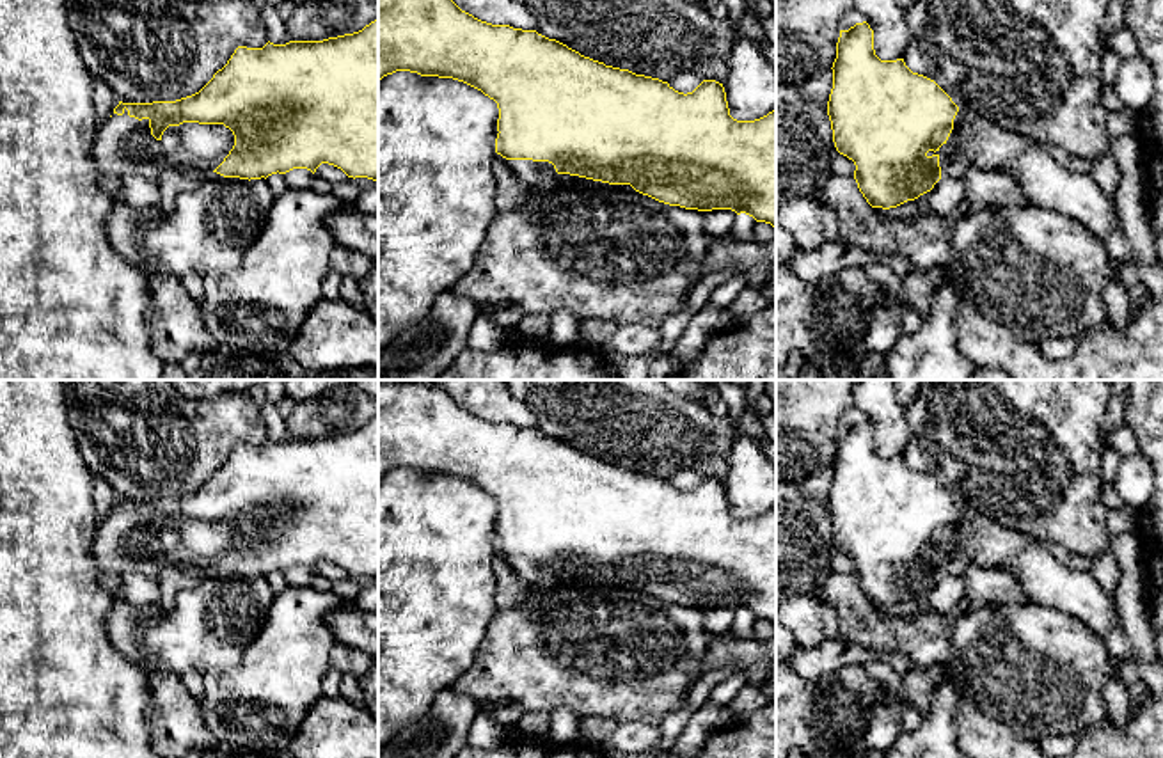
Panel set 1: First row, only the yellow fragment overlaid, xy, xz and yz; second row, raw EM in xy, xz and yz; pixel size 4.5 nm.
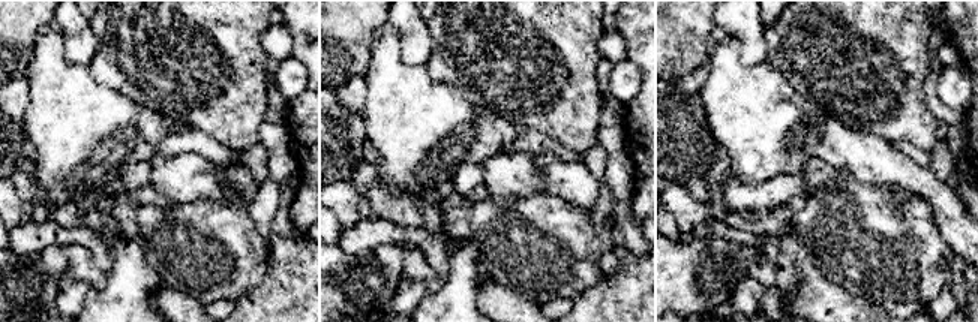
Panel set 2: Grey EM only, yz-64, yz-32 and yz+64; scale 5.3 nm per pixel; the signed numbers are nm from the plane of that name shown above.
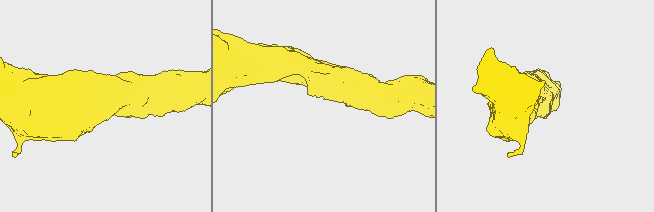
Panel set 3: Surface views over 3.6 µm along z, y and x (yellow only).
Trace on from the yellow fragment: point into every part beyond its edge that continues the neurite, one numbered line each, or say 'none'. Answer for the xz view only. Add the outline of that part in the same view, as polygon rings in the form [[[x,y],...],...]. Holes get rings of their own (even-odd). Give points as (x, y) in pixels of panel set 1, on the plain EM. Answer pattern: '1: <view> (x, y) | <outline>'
1: xz (537, 574) | [[[508,557],[508,563],[520,577],[524,588],[533,591],[547,591],[572,575],[570,572],[558,572],[549,559]]]

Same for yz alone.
1: yz (975, 540) | [[[959,504],[953,517],[953,527],[939,549],[941,575],[961,575],[968,566],[1003,568],[1017,575],[1023,593],[1039,605],[1058,609],[1087,623],[1099,634],[1119,662],[1133,660],[1138,664],[1138,653],[1124,628],[1113,595],[1106,593],[1090,572],[1074,570],[1058,563],[1040,541],[1010,531],[982,511]]]

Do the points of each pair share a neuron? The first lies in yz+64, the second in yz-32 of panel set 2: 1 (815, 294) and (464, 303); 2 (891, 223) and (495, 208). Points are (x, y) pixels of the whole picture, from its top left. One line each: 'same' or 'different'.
1: different
2: same

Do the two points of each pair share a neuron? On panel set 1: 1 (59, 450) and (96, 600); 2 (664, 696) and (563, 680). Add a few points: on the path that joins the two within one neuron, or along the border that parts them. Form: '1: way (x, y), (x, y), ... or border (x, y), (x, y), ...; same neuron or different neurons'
1: way (59, 487), (59, 563); same neuron
2: way (640, 687), (611, 687), (602, 680), (588, 680); same neuron

